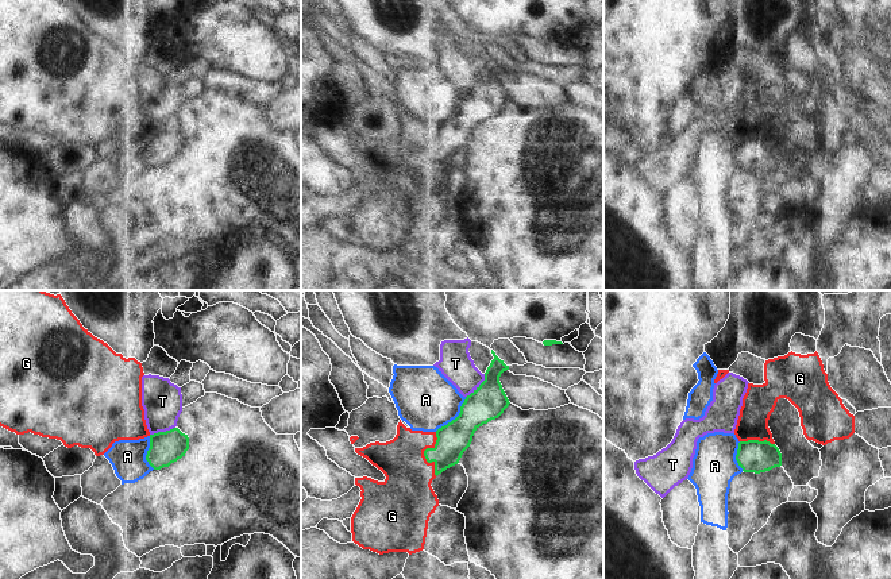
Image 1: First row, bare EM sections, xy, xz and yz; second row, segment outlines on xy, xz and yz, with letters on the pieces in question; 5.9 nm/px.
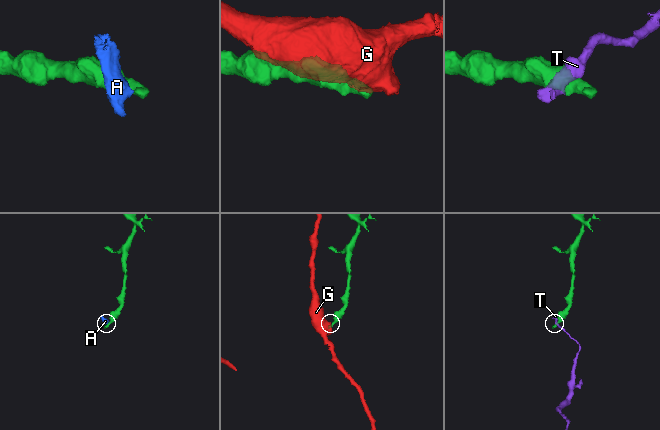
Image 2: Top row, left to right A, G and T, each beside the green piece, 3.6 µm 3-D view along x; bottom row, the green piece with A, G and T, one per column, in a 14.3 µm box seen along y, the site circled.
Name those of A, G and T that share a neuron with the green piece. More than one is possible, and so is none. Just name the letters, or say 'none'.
none

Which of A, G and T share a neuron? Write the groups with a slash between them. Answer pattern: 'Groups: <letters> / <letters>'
Groups: A / G / T

